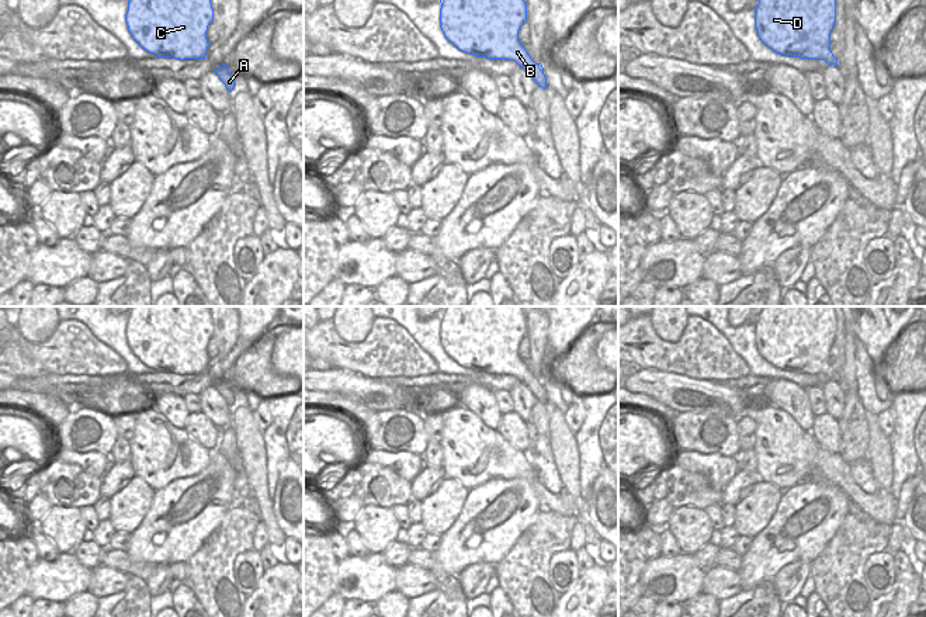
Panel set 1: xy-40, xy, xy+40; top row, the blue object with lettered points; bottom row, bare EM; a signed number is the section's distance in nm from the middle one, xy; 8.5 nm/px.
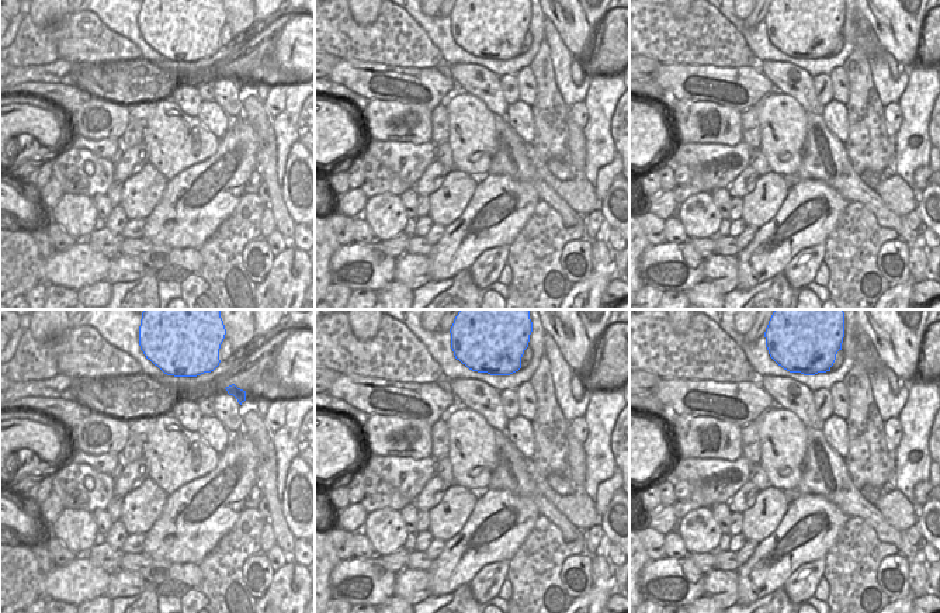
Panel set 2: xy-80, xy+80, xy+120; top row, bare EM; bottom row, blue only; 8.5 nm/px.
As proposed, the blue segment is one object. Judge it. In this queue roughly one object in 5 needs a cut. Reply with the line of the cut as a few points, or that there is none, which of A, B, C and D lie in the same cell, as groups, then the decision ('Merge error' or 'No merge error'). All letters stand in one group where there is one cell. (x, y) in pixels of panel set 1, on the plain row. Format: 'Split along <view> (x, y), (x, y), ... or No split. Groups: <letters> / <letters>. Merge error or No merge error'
No split. Groups: A B C D. No merge error.

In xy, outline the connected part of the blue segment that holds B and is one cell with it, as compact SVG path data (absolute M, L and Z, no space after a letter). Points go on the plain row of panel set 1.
M444 306L440 318L440 343L457 364L476 372L514 375L538 402L547 403L542 379L535 378L519 356L519 346L527 336L521 306Z

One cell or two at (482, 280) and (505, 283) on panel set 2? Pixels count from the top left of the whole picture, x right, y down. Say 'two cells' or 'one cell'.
two cells

